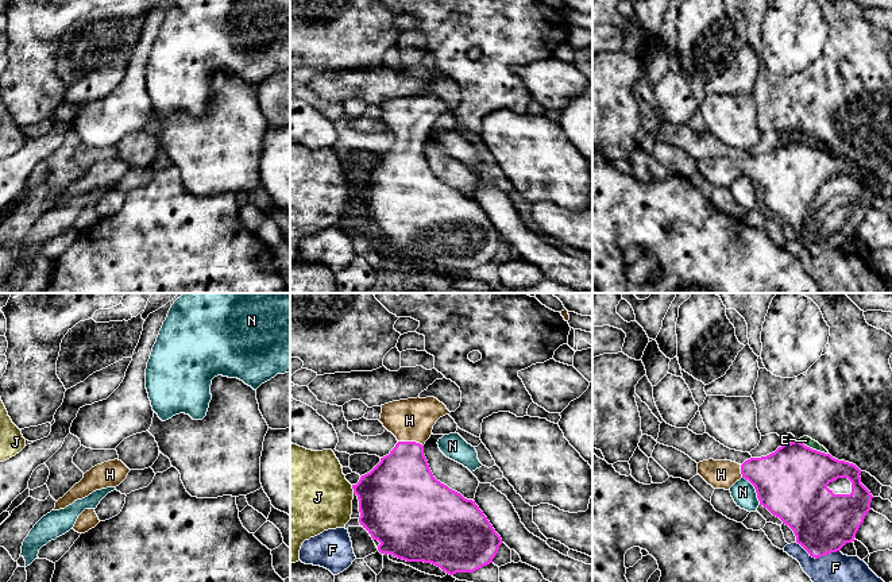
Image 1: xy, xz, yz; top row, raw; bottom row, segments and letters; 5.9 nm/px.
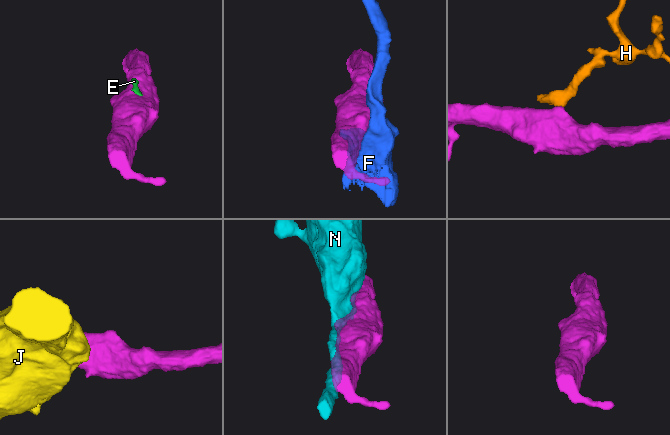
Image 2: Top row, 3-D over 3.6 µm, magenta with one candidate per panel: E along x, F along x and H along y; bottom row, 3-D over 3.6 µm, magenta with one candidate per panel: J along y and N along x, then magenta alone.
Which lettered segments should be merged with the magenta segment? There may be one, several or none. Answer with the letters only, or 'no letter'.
H

